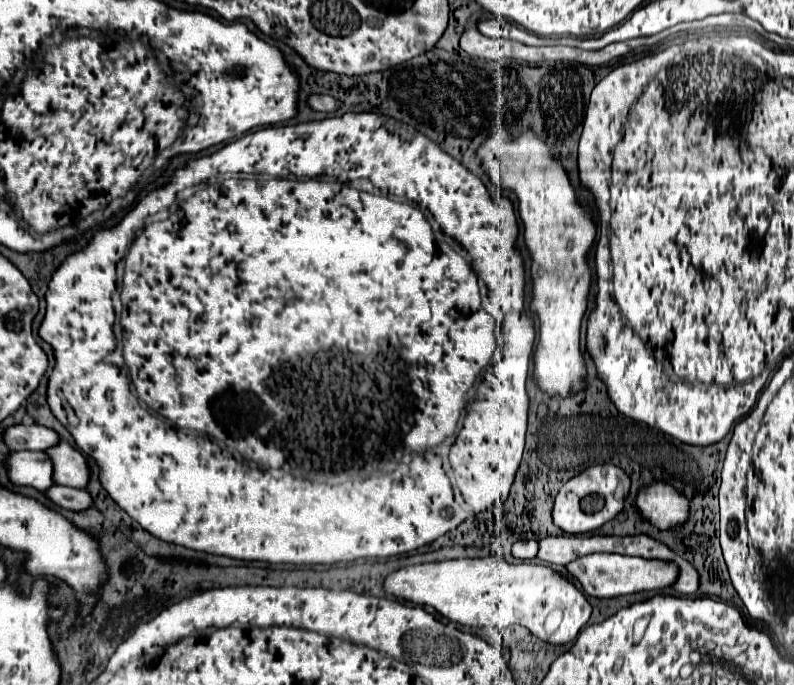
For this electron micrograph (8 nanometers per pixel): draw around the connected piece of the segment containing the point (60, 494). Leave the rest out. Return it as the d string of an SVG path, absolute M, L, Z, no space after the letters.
M51 486L45 490L45 496L65 508L65 510L85 510L91 506L91 496L87 490L81 488L67 488L67 486Z

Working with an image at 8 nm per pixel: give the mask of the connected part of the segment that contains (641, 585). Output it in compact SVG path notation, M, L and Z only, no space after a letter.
M589 554L569 562L565 568L581 584L585 594L595 598L615 598L641 590L663 590L671 580L677 578L675 566L667 562L647 562L641 558L627 558L619 554Z

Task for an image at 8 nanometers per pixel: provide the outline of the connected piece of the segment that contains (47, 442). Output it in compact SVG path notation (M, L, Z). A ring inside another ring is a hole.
M13 424L5 428L3 442L9 450L47 450L59 442L59 436L39 424Z

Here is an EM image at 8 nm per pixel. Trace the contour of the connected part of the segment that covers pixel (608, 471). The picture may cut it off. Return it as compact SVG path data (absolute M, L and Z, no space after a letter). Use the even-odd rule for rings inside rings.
M603 464L603 466L591 466L587 468L585 472L577 474L575 478L571 478L567 484L561 486L557 498L555 498L555 504L553 504L553 524L563 530L565 534L585 534L585 532L591 532L595 528L601 528L607 520L611 520L621 508L623 508L623 498L629 494L629 478L627 474L617 468L617 466L611 466L611 464ZM589 494L599 494L605 498L605 506L601 512L595 512L595 514L585 514L581 512L579 508L579 500L583 496L589 496Z

